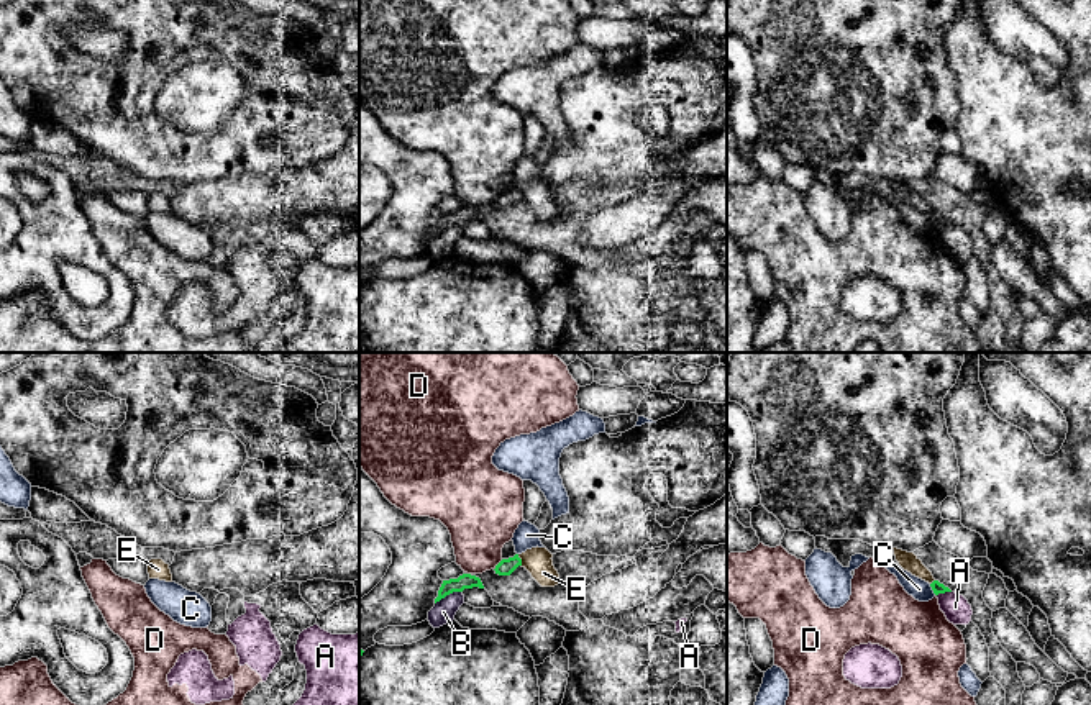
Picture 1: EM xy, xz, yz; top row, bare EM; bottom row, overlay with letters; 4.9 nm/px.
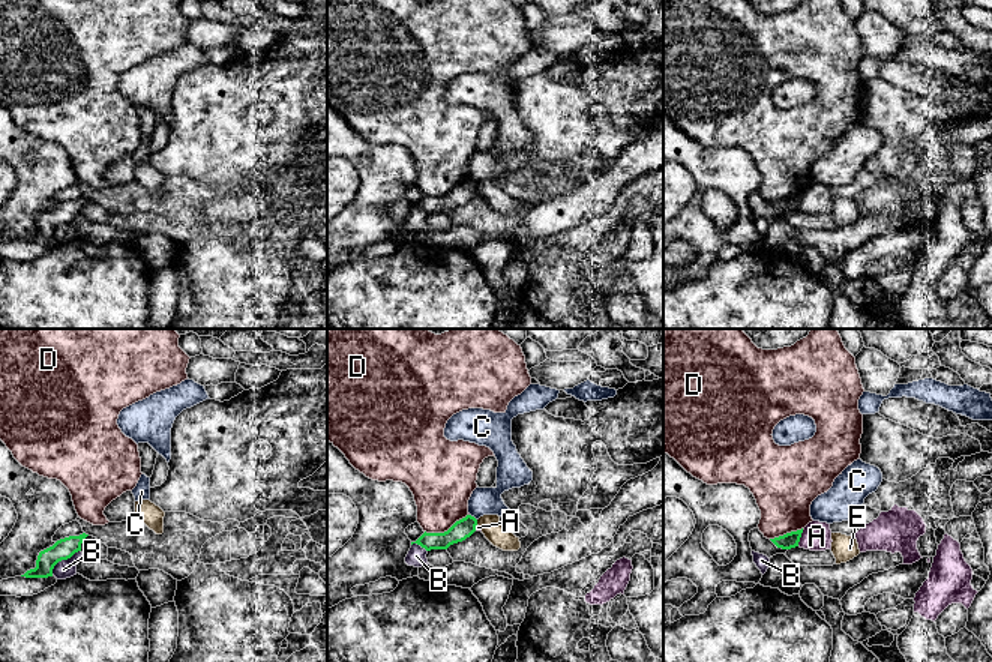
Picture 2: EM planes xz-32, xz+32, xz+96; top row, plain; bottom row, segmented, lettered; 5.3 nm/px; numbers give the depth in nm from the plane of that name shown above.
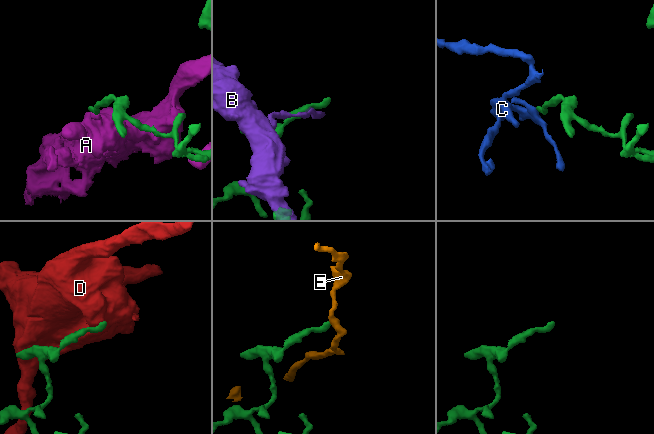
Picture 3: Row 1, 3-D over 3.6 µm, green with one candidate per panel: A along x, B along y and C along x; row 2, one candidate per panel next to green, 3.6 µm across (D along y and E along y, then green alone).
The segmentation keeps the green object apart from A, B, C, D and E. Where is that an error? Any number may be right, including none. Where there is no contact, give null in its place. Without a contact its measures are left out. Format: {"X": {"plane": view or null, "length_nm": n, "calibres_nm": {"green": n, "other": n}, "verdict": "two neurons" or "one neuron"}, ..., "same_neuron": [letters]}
{"A": {"plane": "yz", "length_nm": 80, "calibres_nm": {"green": 60, "other": 130}, "verdict": "two neurons"}, "B": {"plane": "xz", "length_nm": 150, "calibres_nm": {"green": 80, "other": 120}, "verdict": "two neurons"}, "C": {"plane": "yz", "length_nm": 70, "calibres_nm": {"green": 60, "other": 100}, "verdict": "two neurons"}, "D": {"plane": "xz", "length_nm": 70, "calibres_nm": {"green": 80, "other": 360}, "verdict": "two neurons"}, "E": {"plane": "xz", "length_nm": 60, "calibres_nm": {"green": 80, "other": 140}, "verdict": "two neurons"}, "same_neuron": []}

